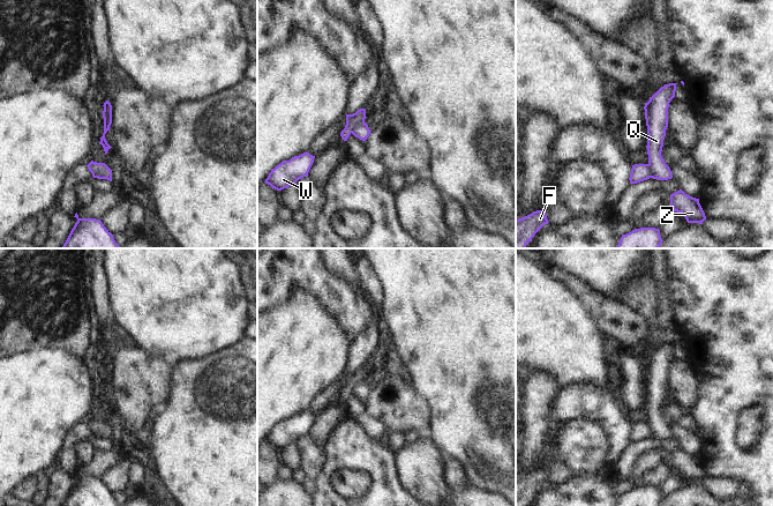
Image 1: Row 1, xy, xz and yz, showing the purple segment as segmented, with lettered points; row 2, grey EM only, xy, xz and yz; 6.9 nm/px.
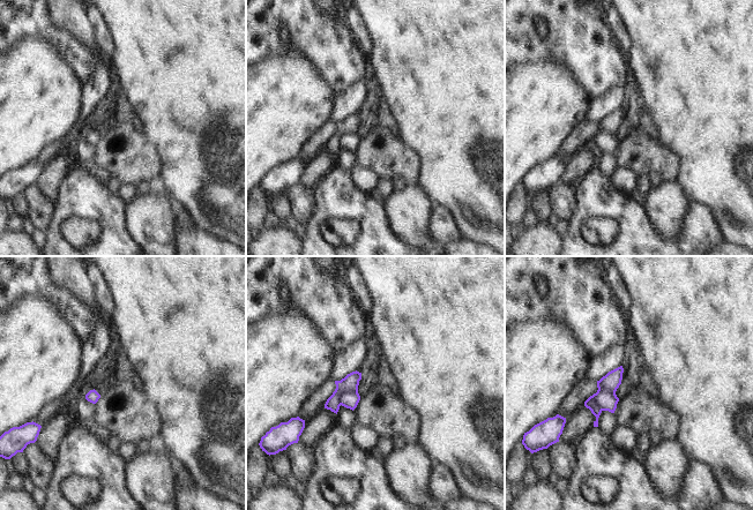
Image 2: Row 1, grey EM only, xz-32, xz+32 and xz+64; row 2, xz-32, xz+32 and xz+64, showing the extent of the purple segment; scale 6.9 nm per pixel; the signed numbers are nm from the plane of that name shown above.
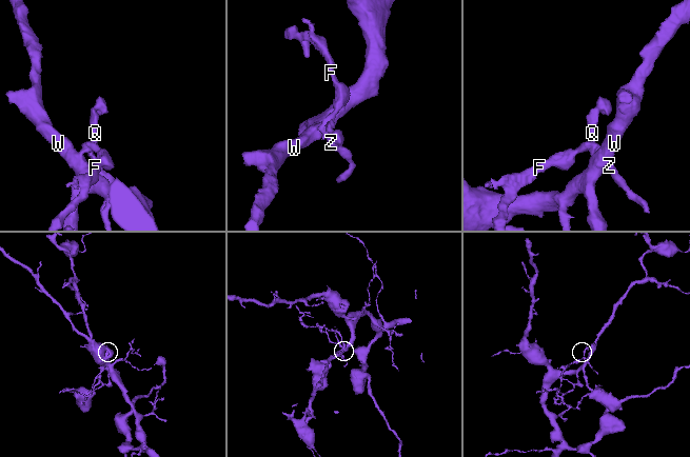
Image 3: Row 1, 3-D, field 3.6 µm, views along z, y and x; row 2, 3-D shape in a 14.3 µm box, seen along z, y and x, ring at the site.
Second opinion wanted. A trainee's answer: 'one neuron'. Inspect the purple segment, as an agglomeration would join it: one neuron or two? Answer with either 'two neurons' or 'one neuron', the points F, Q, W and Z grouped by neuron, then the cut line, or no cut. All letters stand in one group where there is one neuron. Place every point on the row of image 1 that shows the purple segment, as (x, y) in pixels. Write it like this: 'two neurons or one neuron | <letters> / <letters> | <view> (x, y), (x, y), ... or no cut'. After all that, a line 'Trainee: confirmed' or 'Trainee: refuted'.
two neurons | F Z / Q W | xz (364, 121), (359, 123), (351, 132)
Trainee: refuted

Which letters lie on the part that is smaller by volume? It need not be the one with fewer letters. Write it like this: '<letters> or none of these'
F, Z

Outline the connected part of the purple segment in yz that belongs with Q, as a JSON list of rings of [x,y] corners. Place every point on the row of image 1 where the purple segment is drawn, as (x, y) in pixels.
[[[669,83],[661,87],[644,106],[648,134],[646,148],[653,179],[668,180],[673,178],[661,151],[668,127],[668,107],[670,101],[675,97],[676,84]]]

